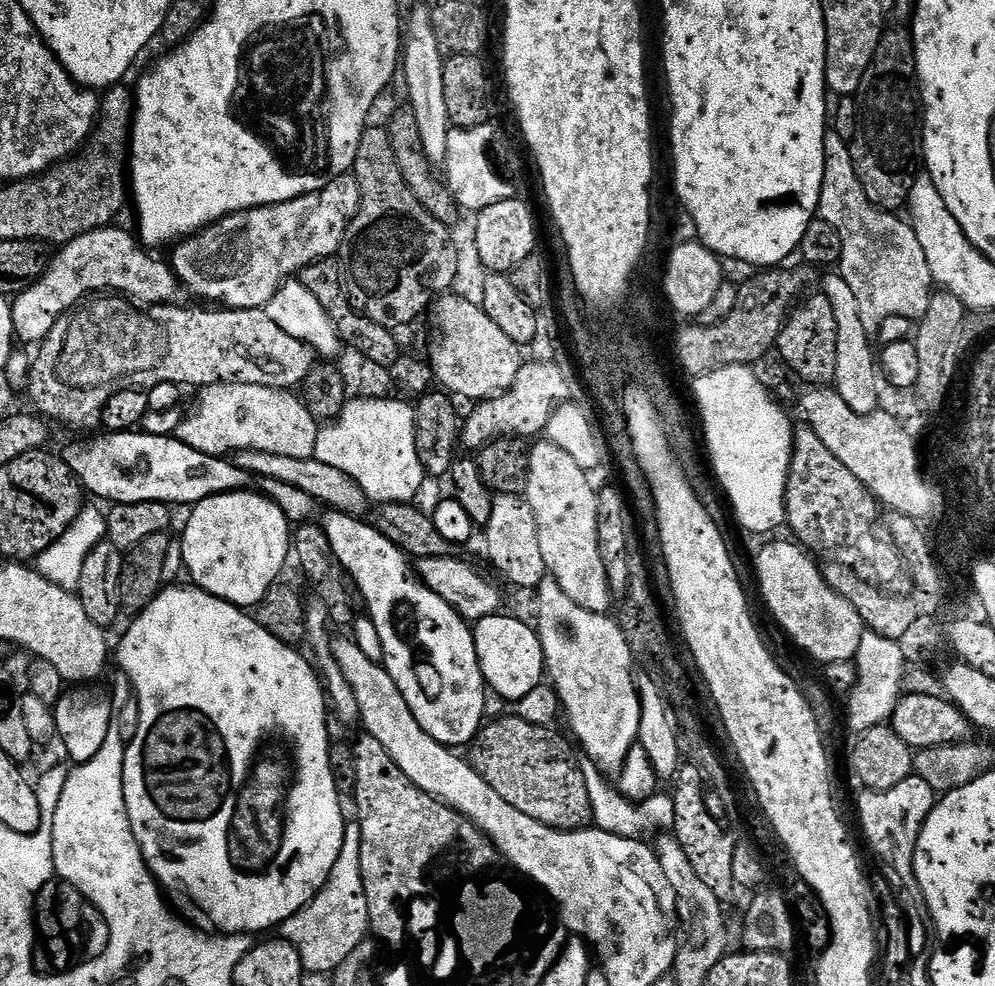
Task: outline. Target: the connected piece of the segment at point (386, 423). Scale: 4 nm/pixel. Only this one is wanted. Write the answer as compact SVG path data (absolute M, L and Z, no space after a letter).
M395 398L349 399L341 414L316 433L314 458L348 477L377 505L415 501L426 481L416 445L416 409Z

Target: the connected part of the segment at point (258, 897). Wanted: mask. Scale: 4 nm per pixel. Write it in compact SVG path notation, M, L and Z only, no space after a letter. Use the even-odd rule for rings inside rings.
M168 586L159 592L156 600L133 619L136 621L129 626L120 645L114 648L115 663L116 660L120 663L119 671L131 684L134 702L140 711L138 734L134 734L134 742L124 750L124 801L128 821L145 864L161 889L173 901L180 900L181 913L189 912L184 914L193 921L209 924L212 927L209 929L216 934L253 934L267 928L276 930L315 899L334 870L342 850L346 816L340 809L342 799L335 789L335 778L330 768L330 708L326 703L326 693L317 669L309 661L308 665L293 645L283 644L256 623L251 615L217 596L210 596L195 586L180 587Z

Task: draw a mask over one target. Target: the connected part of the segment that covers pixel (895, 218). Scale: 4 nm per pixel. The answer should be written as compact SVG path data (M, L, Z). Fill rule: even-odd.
M830 130L824 139L823 150L826 151L826 168L823 172L822 193L819 195L818 218L833 227L840 244L840 262L838 274L853 291L854 300L858 303L862 326L870 334L876 334L882 322L890 317L906 317L907 320L919 322L930 306L934 291L934 281L926 255L918 242L912 225L895 213L883 212L873 206L866 198L866 192L857 178L849 143L836 131Z

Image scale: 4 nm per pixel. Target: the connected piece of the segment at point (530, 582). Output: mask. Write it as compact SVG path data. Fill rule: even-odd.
M524 496L492 497L492 509L488 523L483 525L484 544L488 547L488 560L516 588L535 590L546 578L548 567L542 562L542 549L538 547L538 526L534 522L534 510L530 510Z

